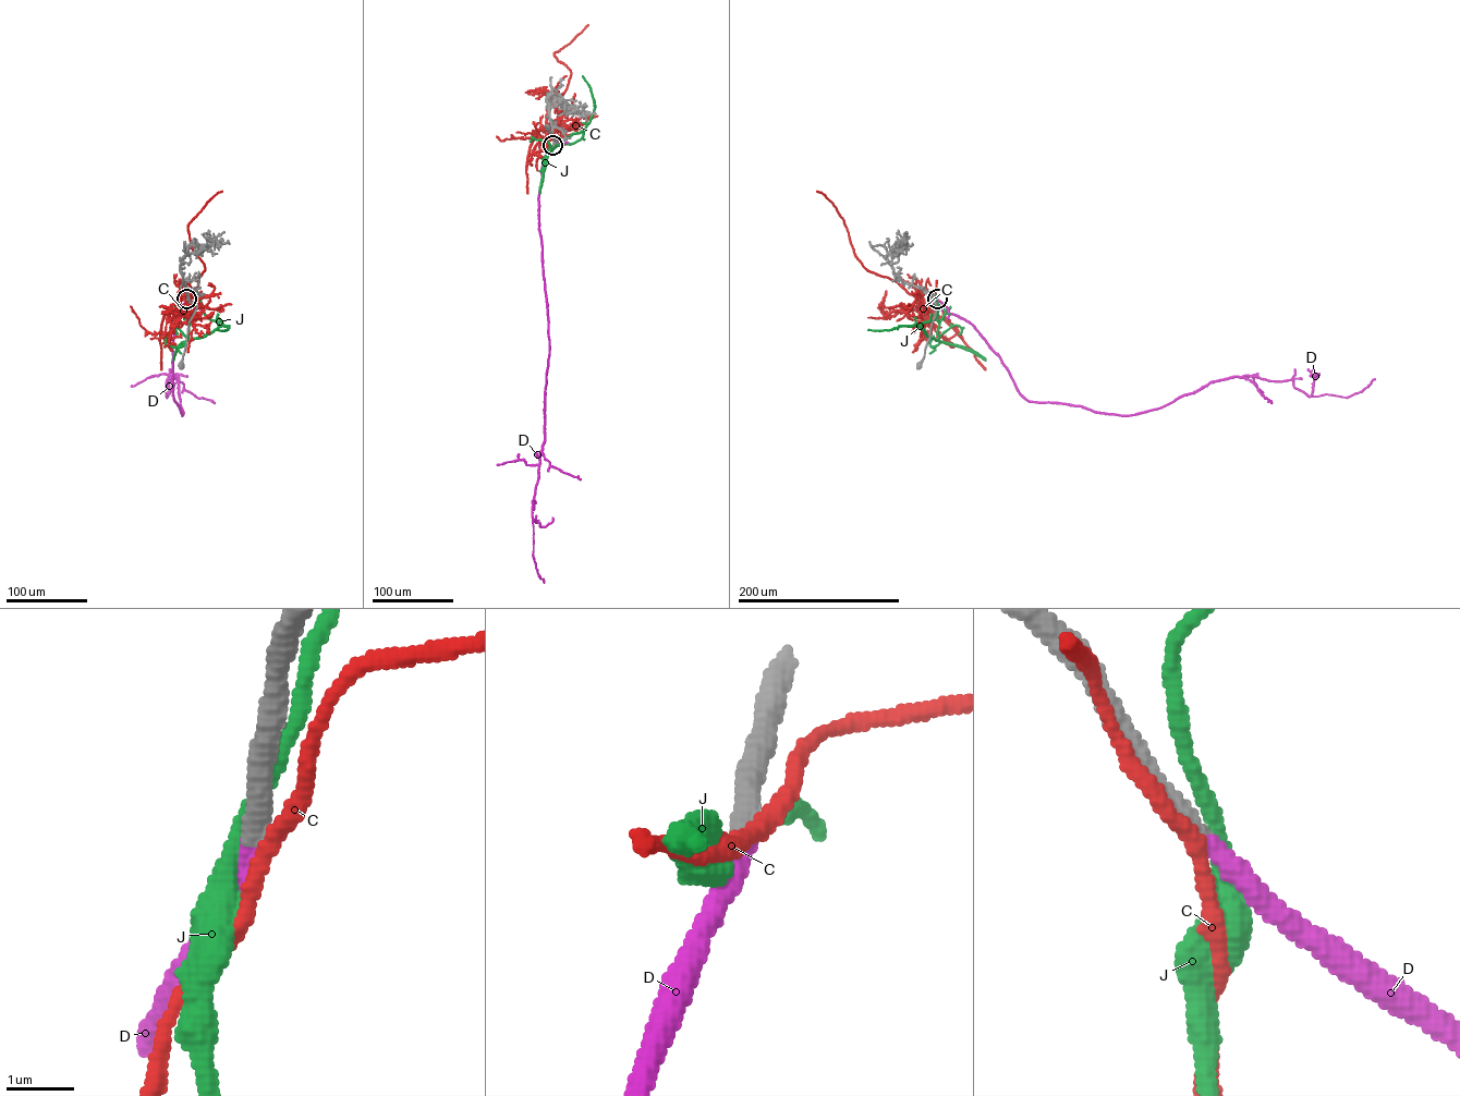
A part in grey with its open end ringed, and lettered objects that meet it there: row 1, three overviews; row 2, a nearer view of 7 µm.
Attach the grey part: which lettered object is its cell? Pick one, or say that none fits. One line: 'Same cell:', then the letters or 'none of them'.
Same cell: D

